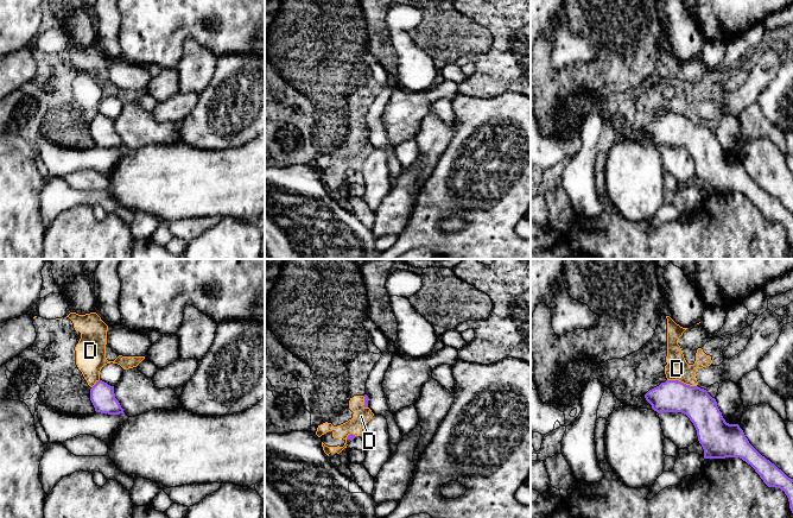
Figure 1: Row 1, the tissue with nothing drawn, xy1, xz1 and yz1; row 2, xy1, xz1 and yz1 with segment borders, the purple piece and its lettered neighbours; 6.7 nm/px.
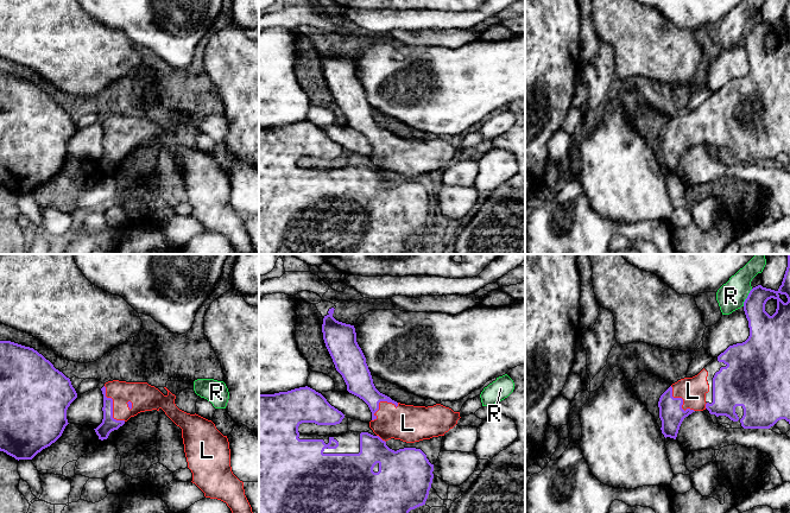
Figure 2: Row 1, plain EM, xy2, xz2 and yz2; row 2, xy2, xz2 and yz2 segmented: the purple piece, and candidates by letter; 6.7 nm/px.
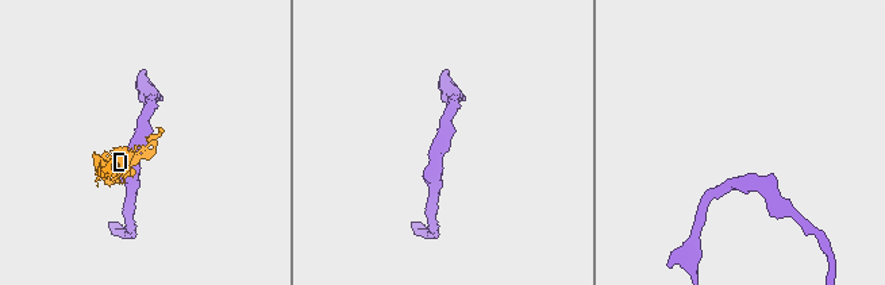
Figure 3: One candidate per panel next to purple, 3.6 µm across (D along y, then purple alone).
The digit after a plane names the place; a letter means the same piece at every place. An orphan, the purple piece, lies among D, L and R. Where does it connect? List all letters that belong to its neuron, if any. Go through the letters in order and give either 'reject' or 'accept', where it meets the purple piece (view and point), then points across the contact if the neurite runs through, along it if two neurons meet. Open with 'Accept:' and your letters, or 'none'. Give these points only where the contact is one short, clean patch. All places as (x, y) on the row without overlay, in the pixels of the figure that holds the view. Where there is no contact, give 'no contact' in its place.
Accept: L
D: reject; contact yz1 (680, 115); border yz1 (667, 113), (678, 113), (696, 120)
L: accept; contact xy2 (112, 140)
R: reject; contact yz2 (747, 31)

